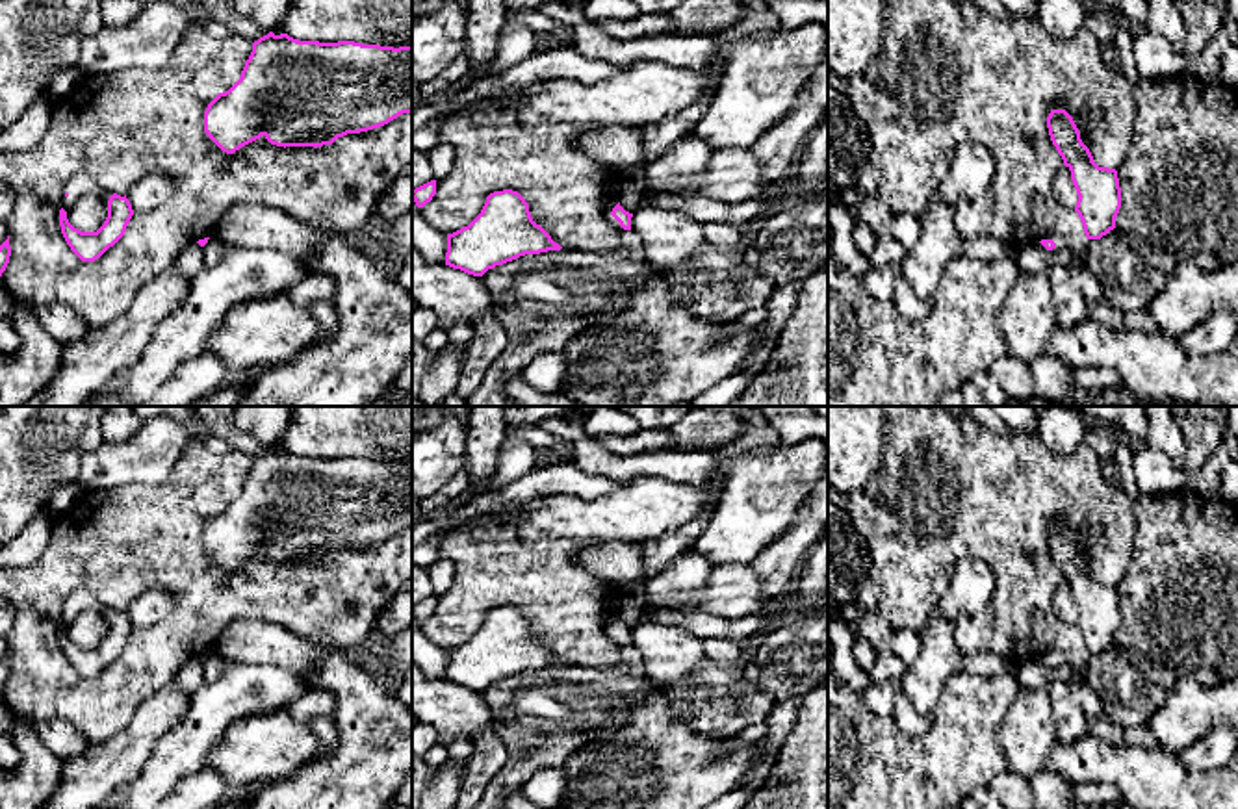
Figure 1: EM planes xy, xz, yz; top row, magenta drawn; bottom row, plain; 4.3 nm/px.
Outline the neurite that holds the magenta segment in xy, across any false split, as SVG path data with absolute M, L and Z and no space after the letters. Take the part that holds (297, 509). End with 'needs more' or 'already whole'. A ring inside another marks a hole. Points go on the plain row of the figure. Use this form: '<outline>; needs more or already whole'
M269 447L252 458L252 468L245 477L239 495L225 508L219 508L204 527L204 547L206 551L226 570L234 570L241 562L260 555L262 551L277 562L323 562L332 560L338 553L347 549L360 549L388 540L403 529L412 529L412 462L380 462L362 460L355 456L319 458L319 456L299 456L288 449L275 451Z; already whole

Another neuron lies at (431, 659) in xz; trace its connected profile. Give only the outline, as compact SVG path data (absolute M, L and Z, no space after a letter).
M412 614L412 662L423 672L431 681L444 681L447 668L447 649L431 642L423 631L421 623L416 622Z

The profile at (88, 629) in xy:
M85 609L67 623L69 638L82 648L97 648L108 633L108 620L98 609Z

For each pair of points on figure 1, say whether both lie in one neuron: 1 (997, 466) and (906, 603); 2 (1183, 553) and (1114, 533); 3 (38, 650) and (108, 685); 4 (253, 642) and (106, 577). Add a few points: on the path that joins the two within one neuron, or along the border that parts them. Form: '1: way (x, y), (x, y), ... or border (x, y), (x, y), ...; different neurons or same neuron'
1: way (980, 500), (975, 518), (919, 566); same neuron
2: border (1131, 501), (1133, 544), (1129, 565), (1120, 581); different neurons
3: way (47, 670), (69, 693), (88, 693); same neuron
4: border (268, 622), (236, 620), (219, 637), (214, 650); different neurons

